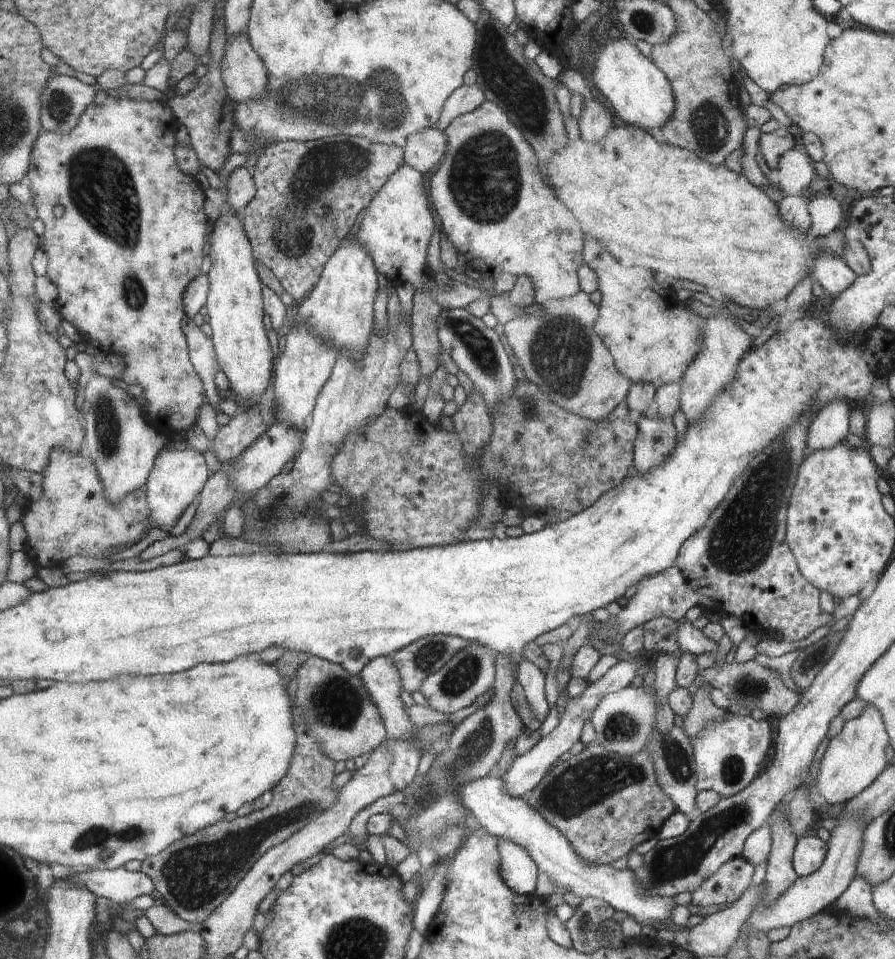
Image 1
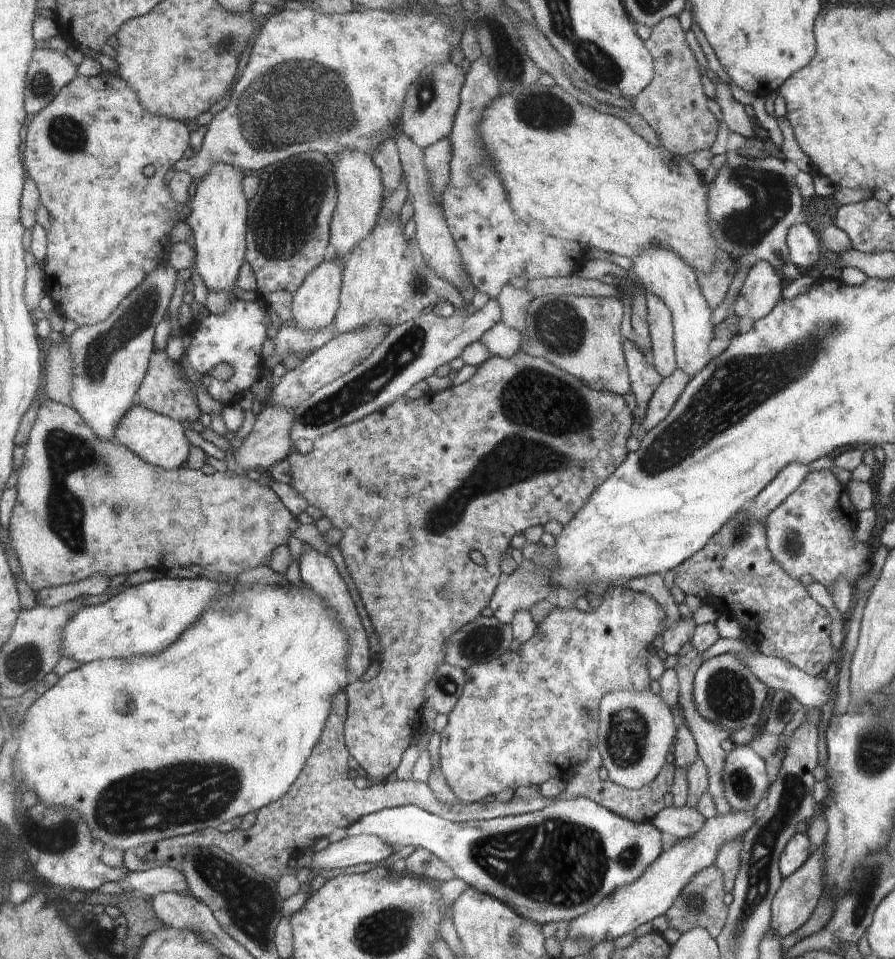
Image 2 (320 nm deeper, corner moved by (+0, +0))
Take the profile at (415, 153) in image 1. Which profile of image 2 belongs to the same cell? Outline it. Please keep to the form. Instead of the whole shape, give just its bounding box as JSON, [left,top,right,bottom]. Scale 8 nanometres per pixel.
[399,61,465,149]

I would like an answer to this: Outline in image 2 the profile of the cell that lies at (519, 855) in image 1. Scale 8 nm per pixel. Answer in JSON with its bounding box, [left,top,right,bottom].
[347,796,662,924]

